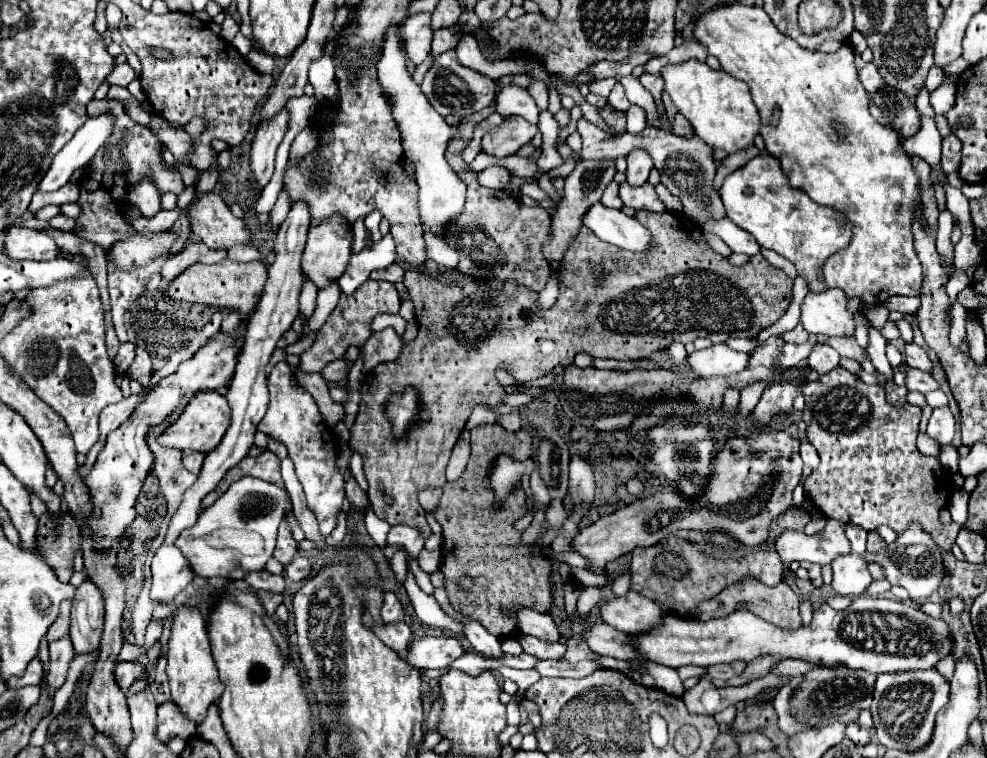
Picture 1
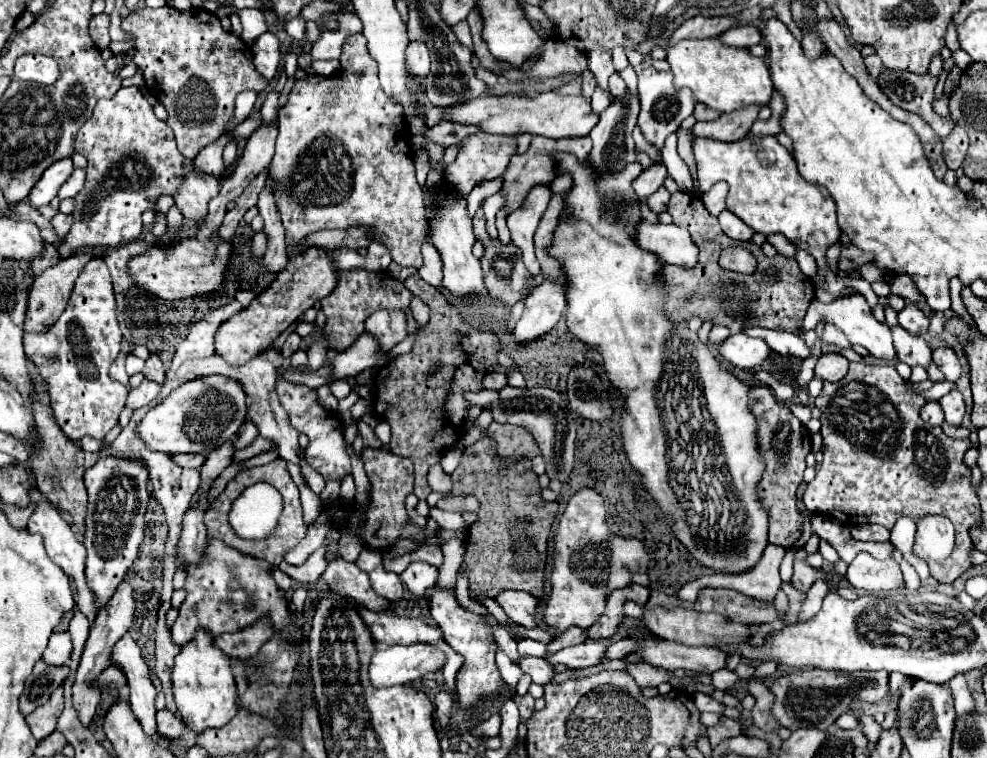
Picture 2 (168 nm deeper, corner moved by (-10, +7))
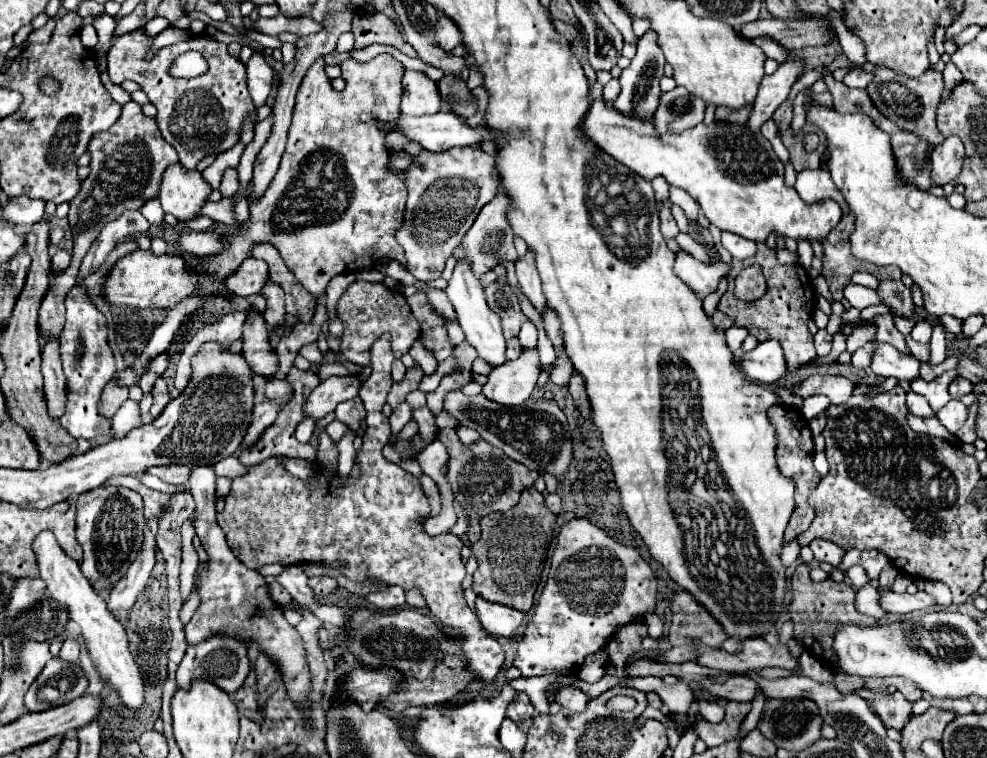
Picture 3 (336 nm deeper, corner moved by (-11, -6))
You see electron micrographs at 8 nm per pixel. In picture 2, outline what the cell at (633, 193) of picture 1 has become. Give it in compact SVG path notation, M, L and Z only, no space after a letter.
M659 188L655 194L651 194L651 196L647 198L647 206L649 206L655 214L661 214L661 212L667 210L669 196L671 196L671 194L669 194L665 188Z

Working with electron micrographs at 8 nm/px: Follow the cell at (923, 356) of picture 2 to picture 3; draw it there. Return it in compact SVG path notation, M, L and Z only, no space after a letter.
M886 313L886 315L876 315L876 317L872 319L872 323L878 325L878 335L876 335L878 341L886 341L886 343L894 345L898 351L904 351L906 355L910 355L910 349L908 349L908 345L906 345L906 339L904 339L904 335L894 327L890 313Z

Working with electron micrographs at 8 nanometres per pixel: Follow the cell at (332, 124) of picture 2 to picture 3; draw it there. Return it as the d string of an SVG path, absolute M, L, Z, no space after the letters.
M382 53L368 63L348 59L346 89L334 91L324 73L324 65L324 59L318 59L312 69L308 69L312 71L308 77L308 87L298 89L286 151L268 191L250 205L248 223L242 223L236 235L228 235L228 247L220 255L212 255L206 261L206 271L218 279L234 273L238 265L250 257L250 245L256 241L272 243L300 285L316 297L326 291L326 285L338 273L356 273L360 269L374 267L380 259L394 259L404 265L404 251L400 243L396 243L396 231L400 229L400 219L404 217L404 203L408 197L408 187L404 187L404 171L390 169L390 151L386 149L384 131L380 131L376 123L364 123L360 119L362 111L368 111L372 119L376 117L382 123L392 123L392 119L400 117L400 81L404 67L388 53Z

